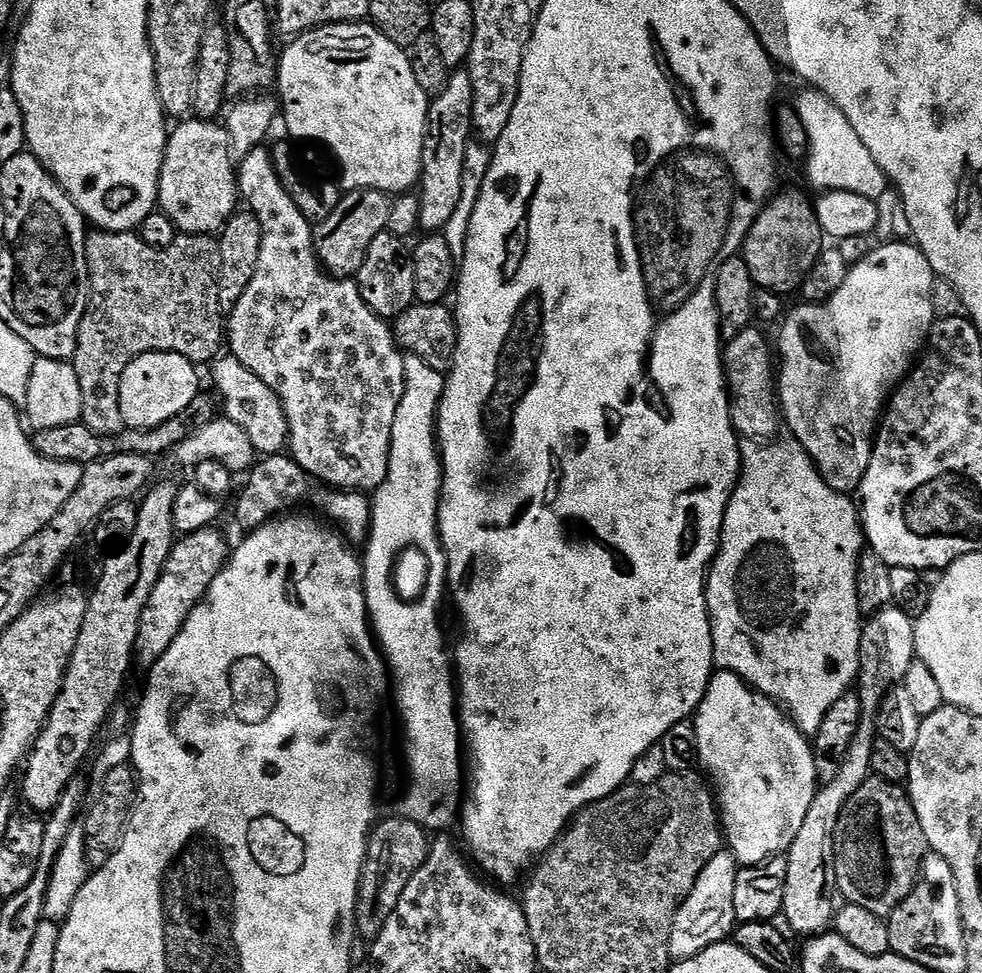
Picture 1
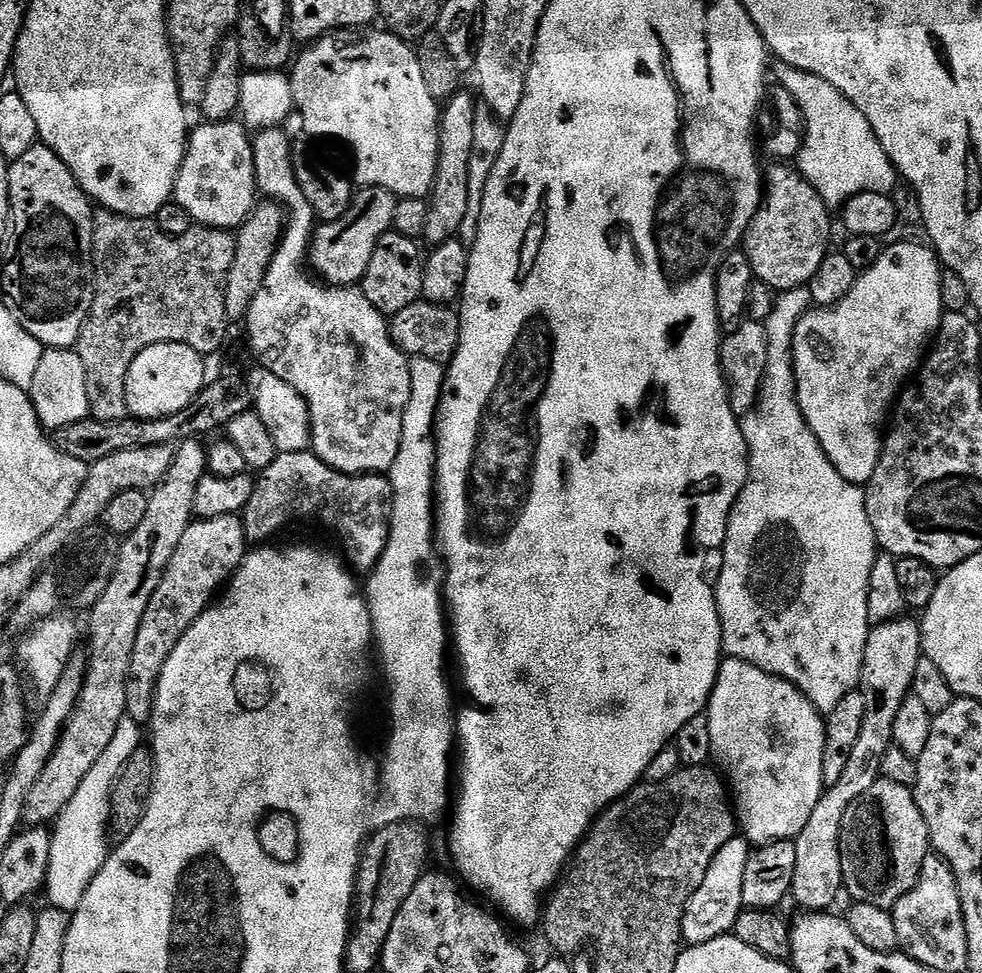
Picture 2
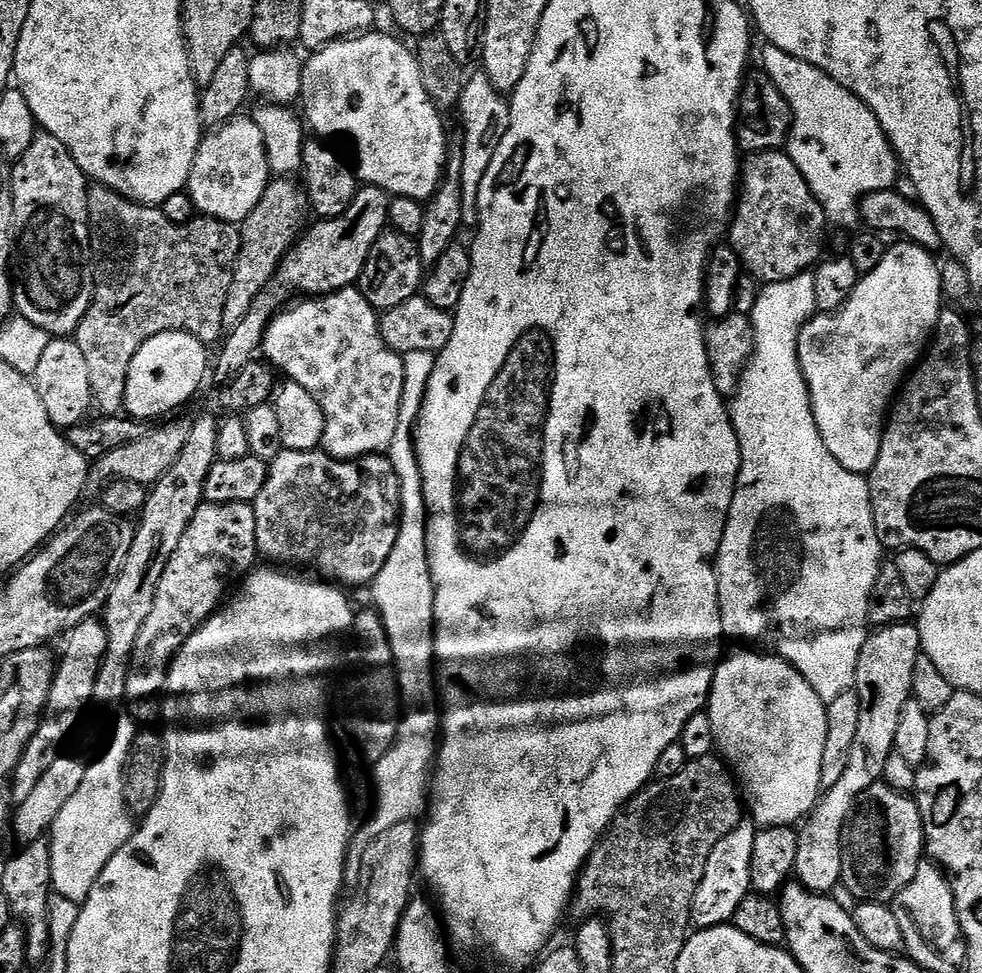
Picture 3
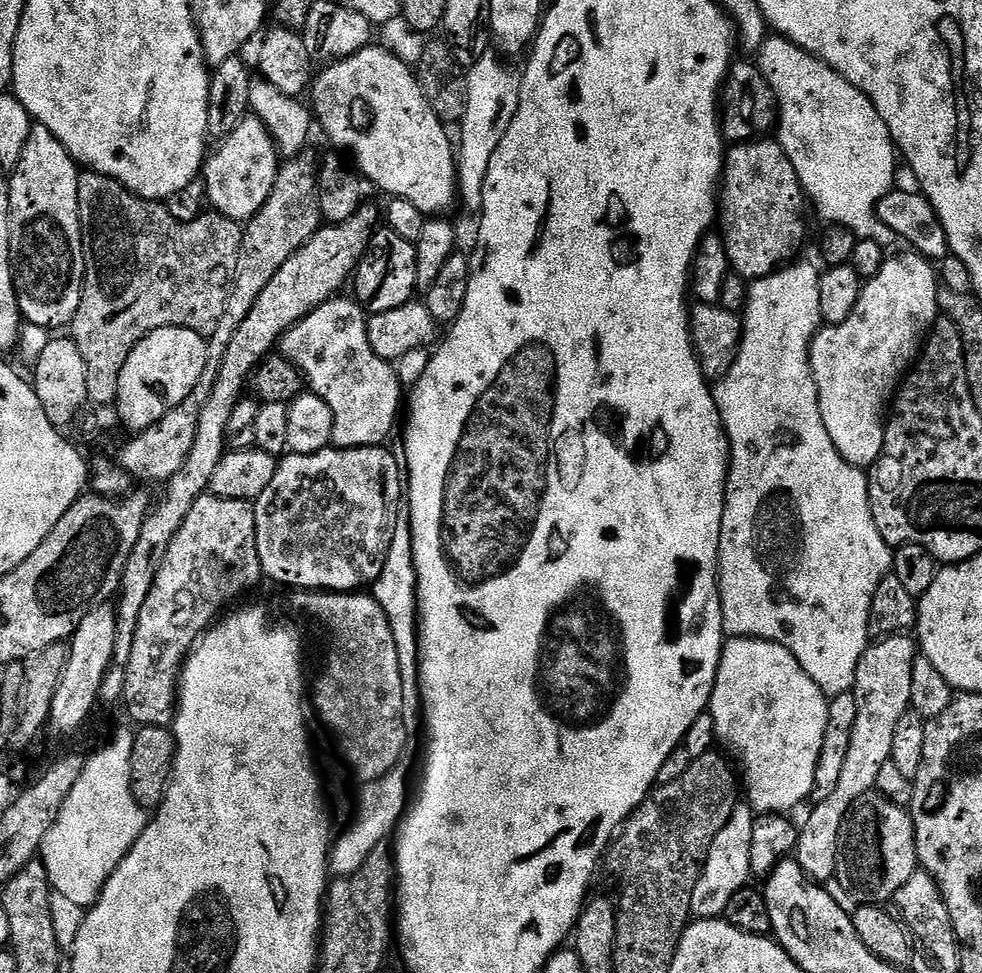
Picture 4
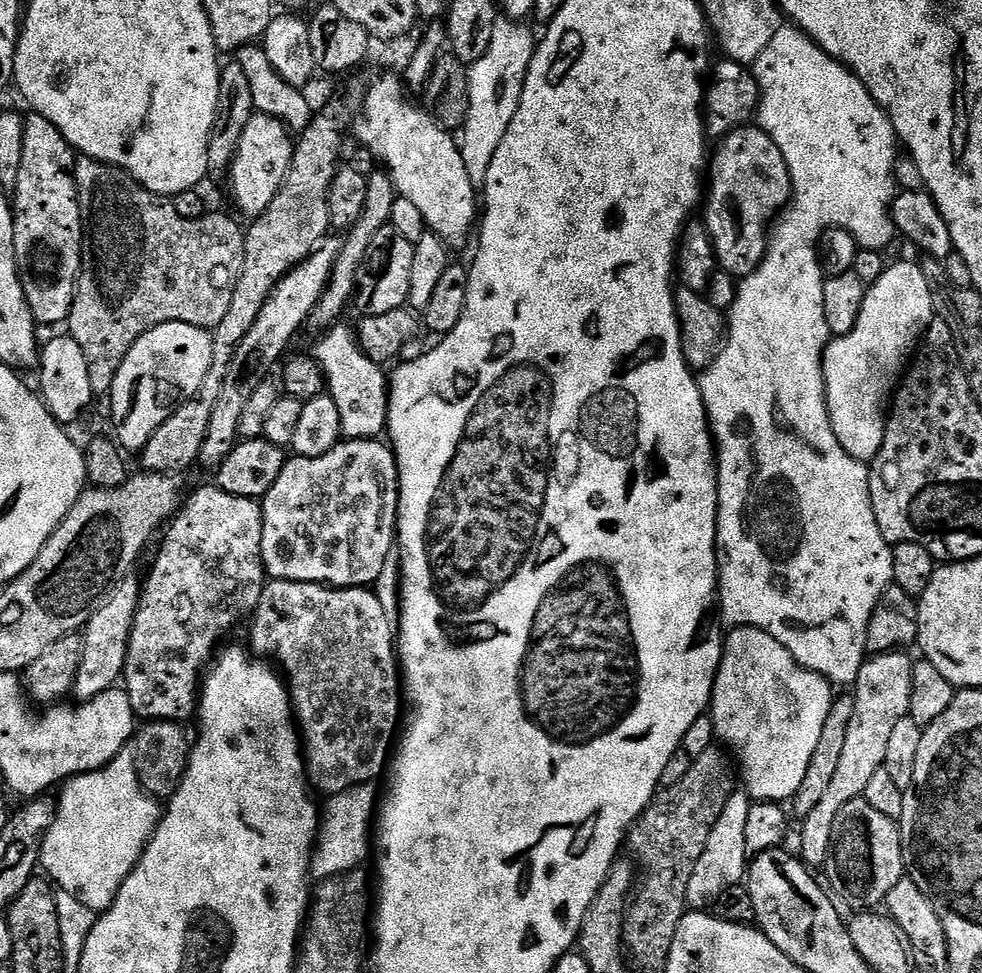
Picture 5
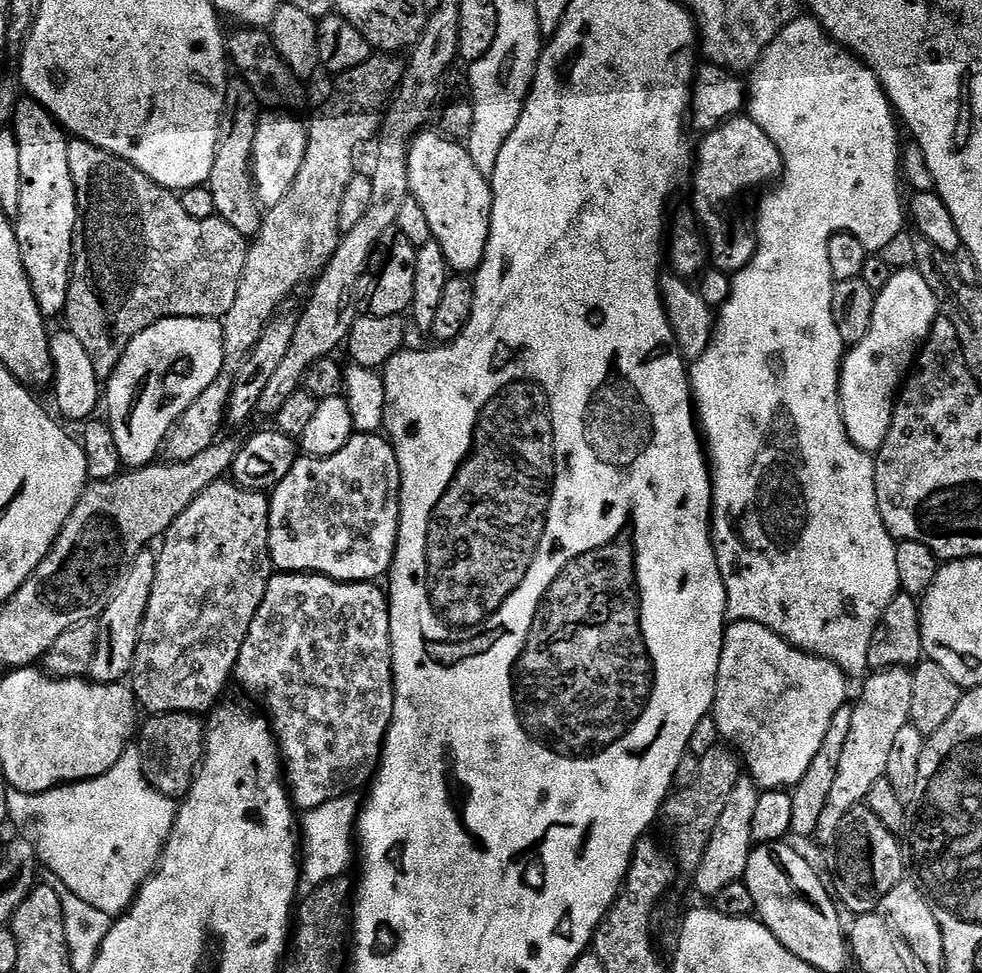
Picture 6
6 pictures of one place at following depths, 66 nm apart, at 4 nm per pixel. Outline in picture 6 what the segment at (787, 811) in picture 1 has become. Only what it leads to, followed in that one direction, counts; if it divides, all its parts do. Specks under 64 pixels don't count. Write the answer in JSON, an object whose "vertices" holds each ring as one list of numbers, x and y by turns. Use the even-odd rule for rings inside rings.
{"vertices":[[737,620,724,630,716,679,716,725,721,737,742,757,743,767,757,788,788,790,810,770,810,762,814,762,814,754,818,754,822,738,826,738,826,730,830,730,830,718,834,718,839,708,845,707,848,684,849,677,834,662,787,644,758,622]]}

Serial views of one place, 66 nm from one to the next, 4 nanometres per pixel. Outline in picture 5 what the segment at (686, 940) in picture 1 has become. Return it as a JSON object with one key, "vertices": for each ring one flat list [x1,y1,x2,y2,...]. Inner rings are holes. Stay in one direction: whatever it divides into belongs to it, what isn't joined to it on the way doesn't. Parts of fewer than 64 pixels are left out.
{"vertices":[[744,790,733,791,732,797,726,802,726,810,722,810,718,822,714,822,710,838,706,842,706,850,702,850,702,858,698,858,694,866,690,886,686,886,689,909,711,909,720,894,745,879,750,863,750,854,746,850,746,821,752,805,753,801]]}

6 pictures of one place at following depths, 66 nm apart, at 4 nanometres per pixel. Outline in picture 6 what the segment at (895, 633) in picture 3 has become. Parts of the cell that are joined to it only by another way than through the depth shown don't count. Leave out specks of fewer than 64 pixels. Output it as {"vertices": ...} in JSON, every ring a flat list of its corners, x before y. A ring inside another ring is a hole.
{"vertices":[[881,668,873,671,864,682,864,689,852,708,850,734,846,734,846,746,842,749,842,759,838,761,838,778,834,778,830,798,826,798,826,806,816,827,818,840,828,845,836,839,841,818,850,814,850,810,861,807,868,799,870,786,886,776,894,738,898,730,910,724,910,694,914,694,914,686,909,669]]}

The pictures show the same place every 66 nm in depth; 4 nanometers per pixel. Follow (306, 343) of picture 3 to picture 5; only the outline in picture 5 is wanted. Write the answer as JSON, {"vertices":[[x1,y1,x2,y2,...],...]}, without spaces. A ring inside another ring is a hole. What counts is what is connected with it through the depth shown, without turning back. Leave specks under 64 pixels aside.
{"vertices":[[337,322,323,333,316,344,314,358,324,371,327,395,338,406,340,431,349,440,371,440,379,437,388,427,389,377,360,348,357,333,344,322]]}

